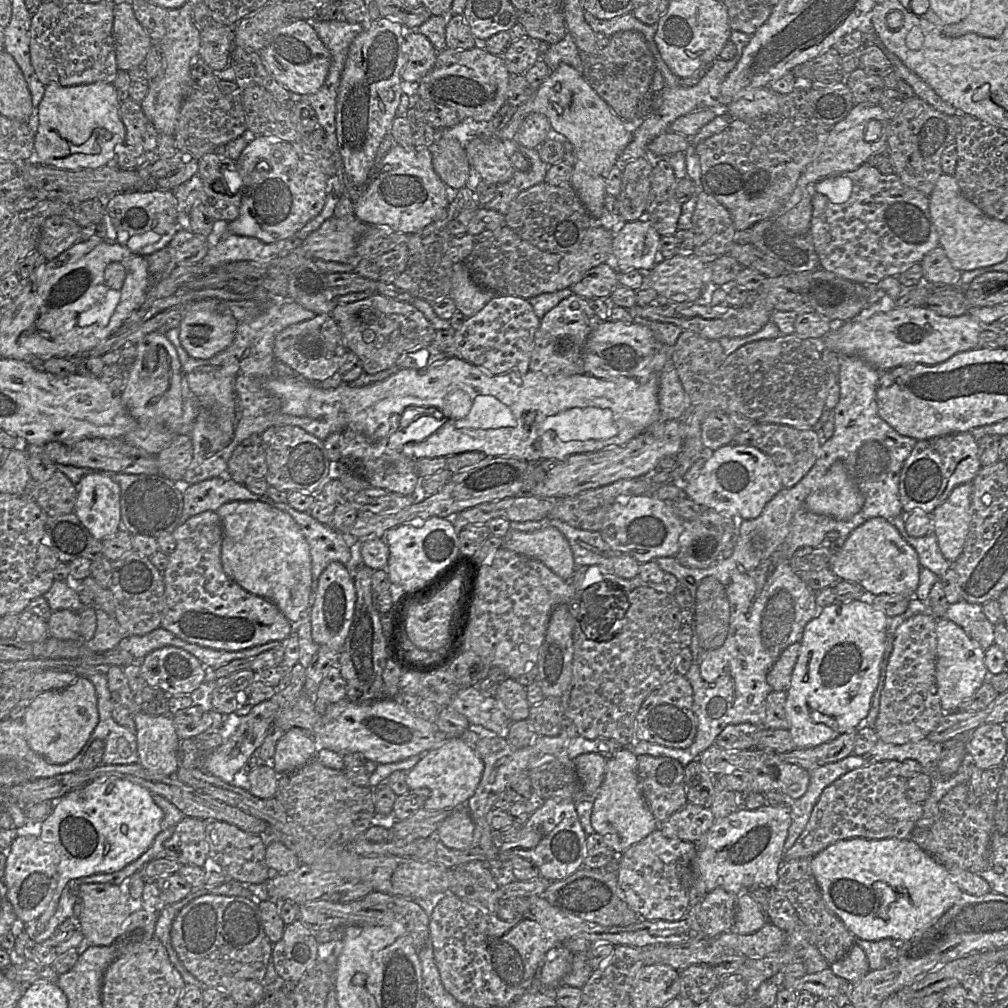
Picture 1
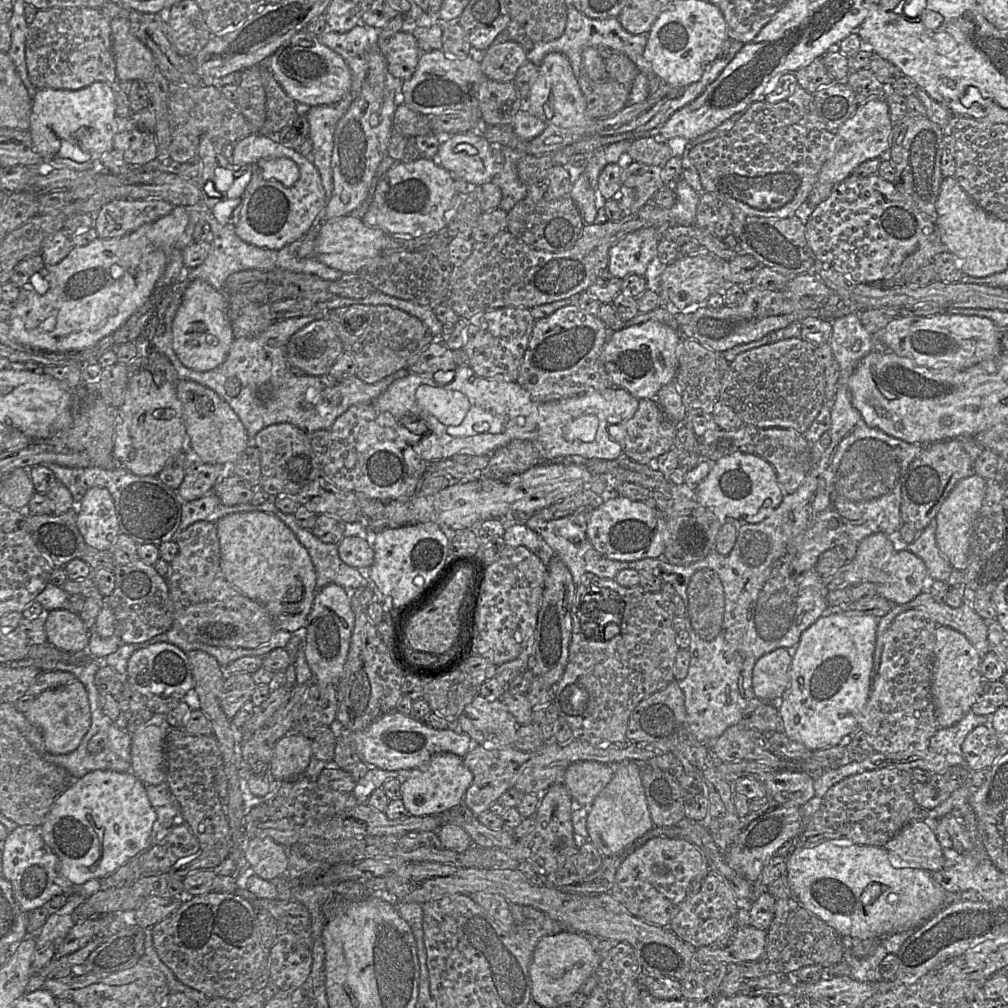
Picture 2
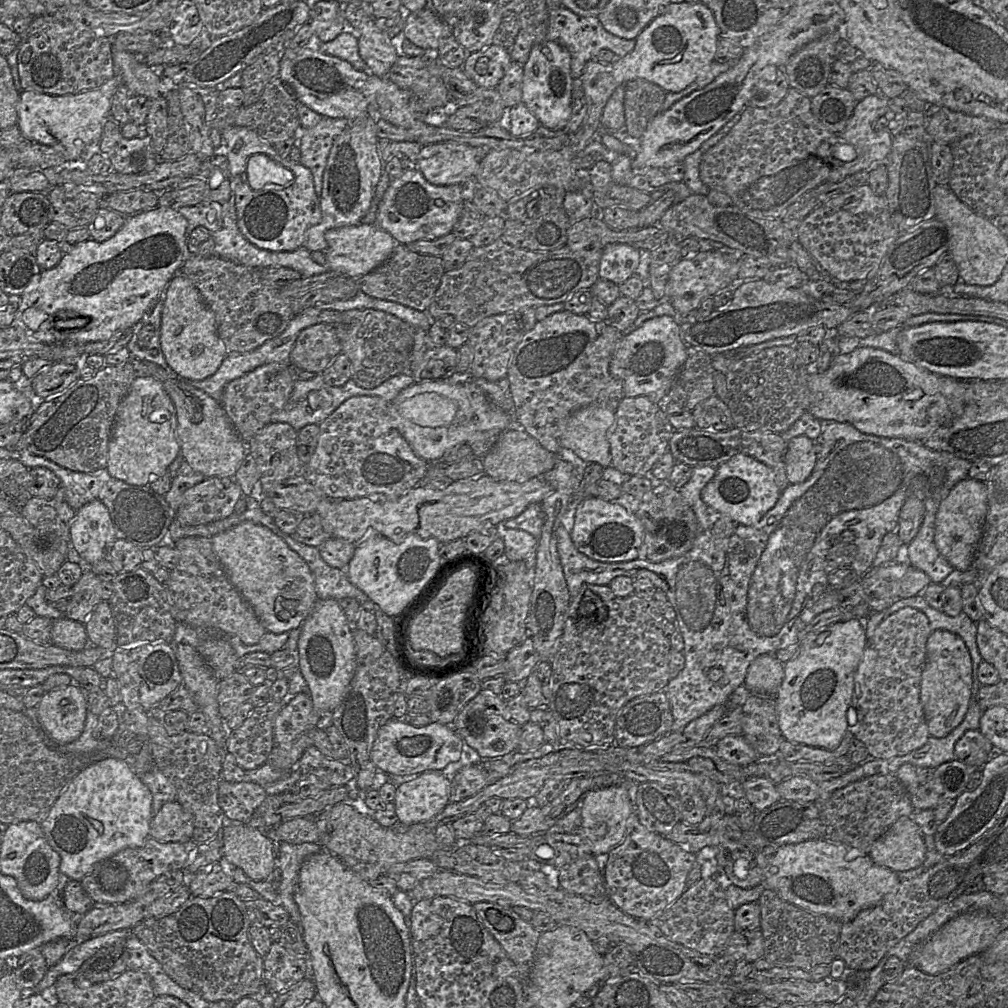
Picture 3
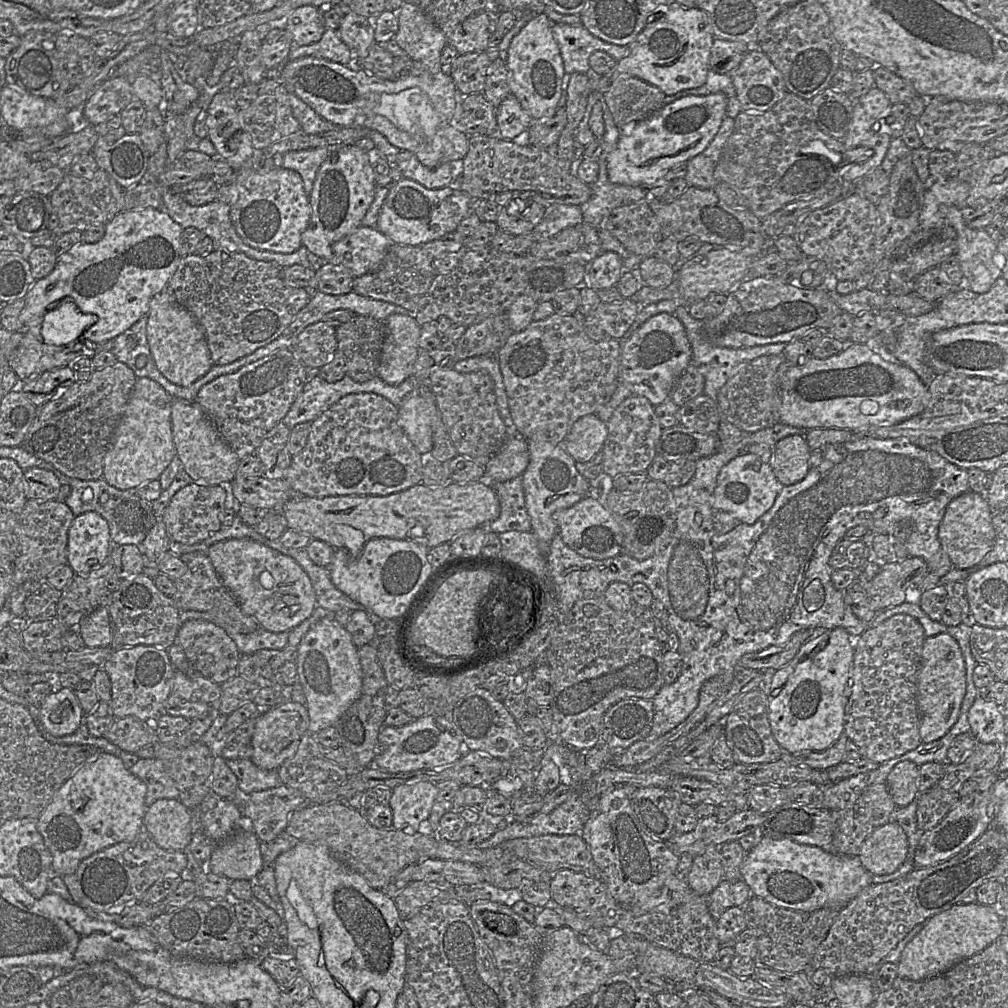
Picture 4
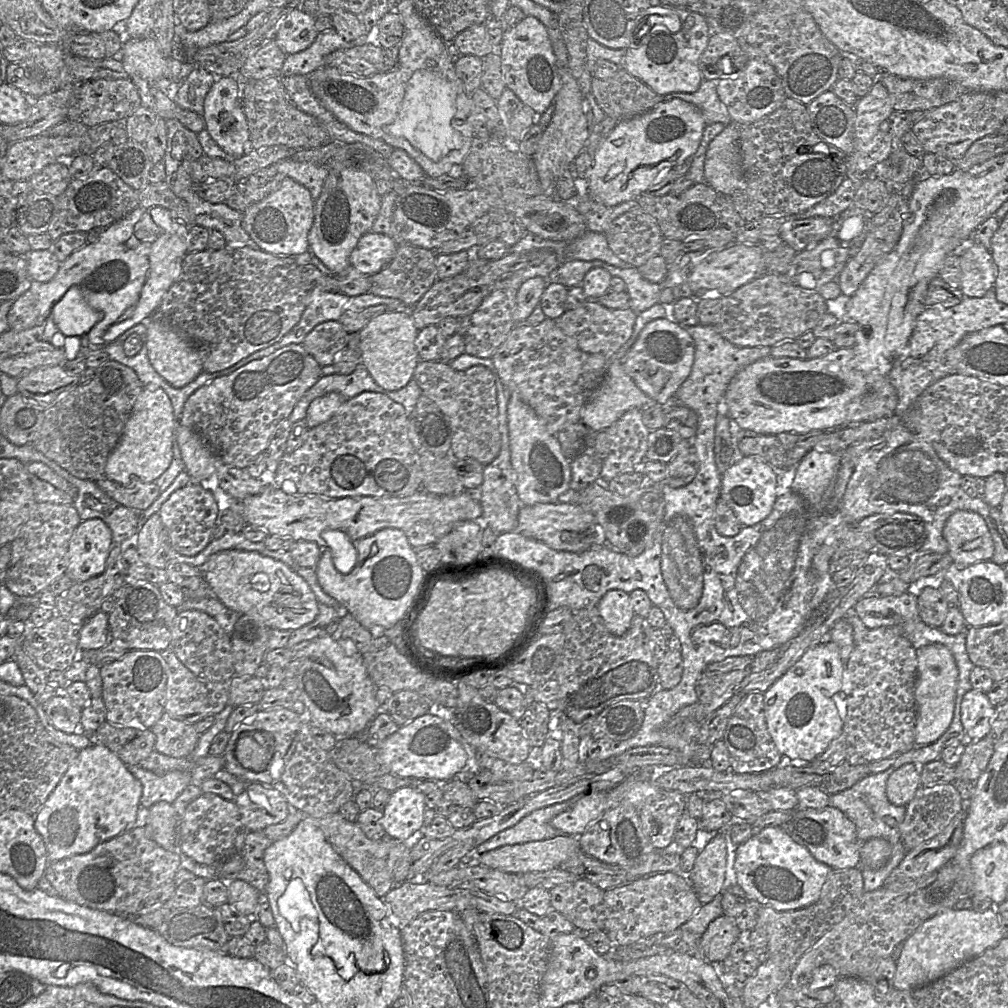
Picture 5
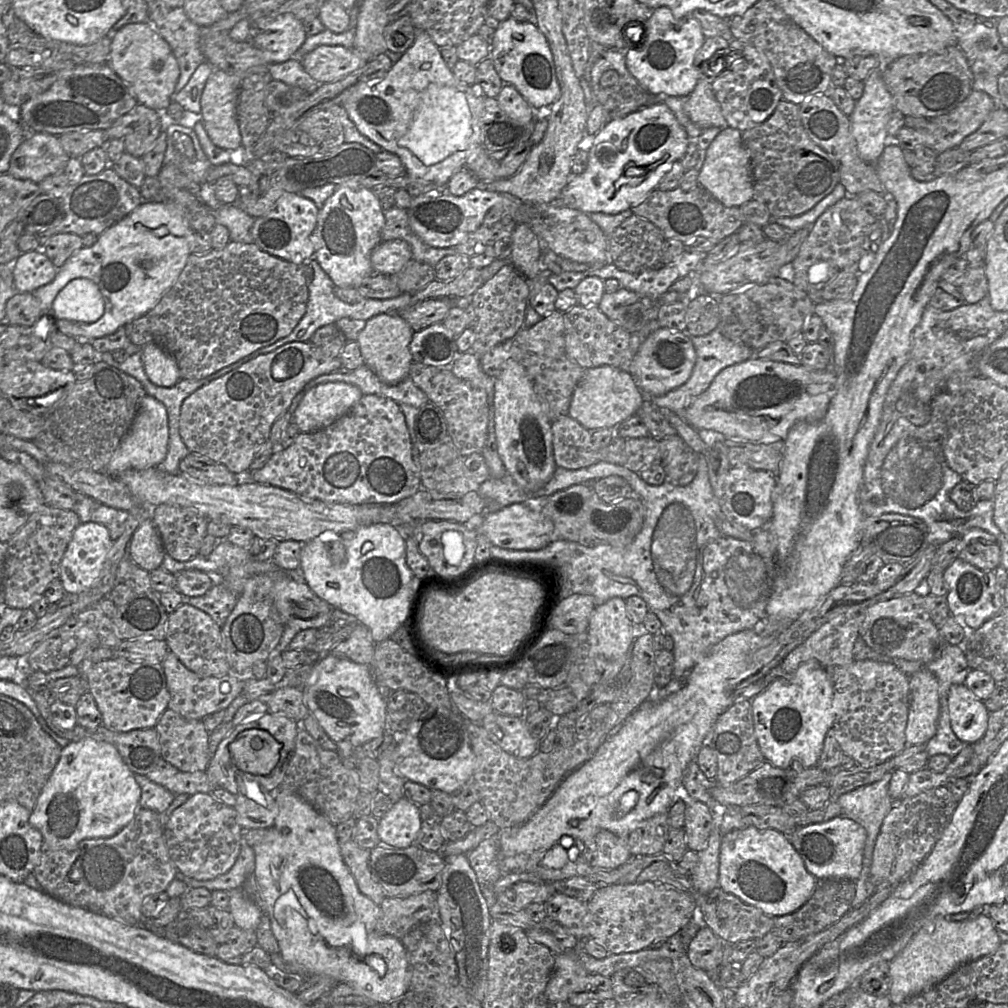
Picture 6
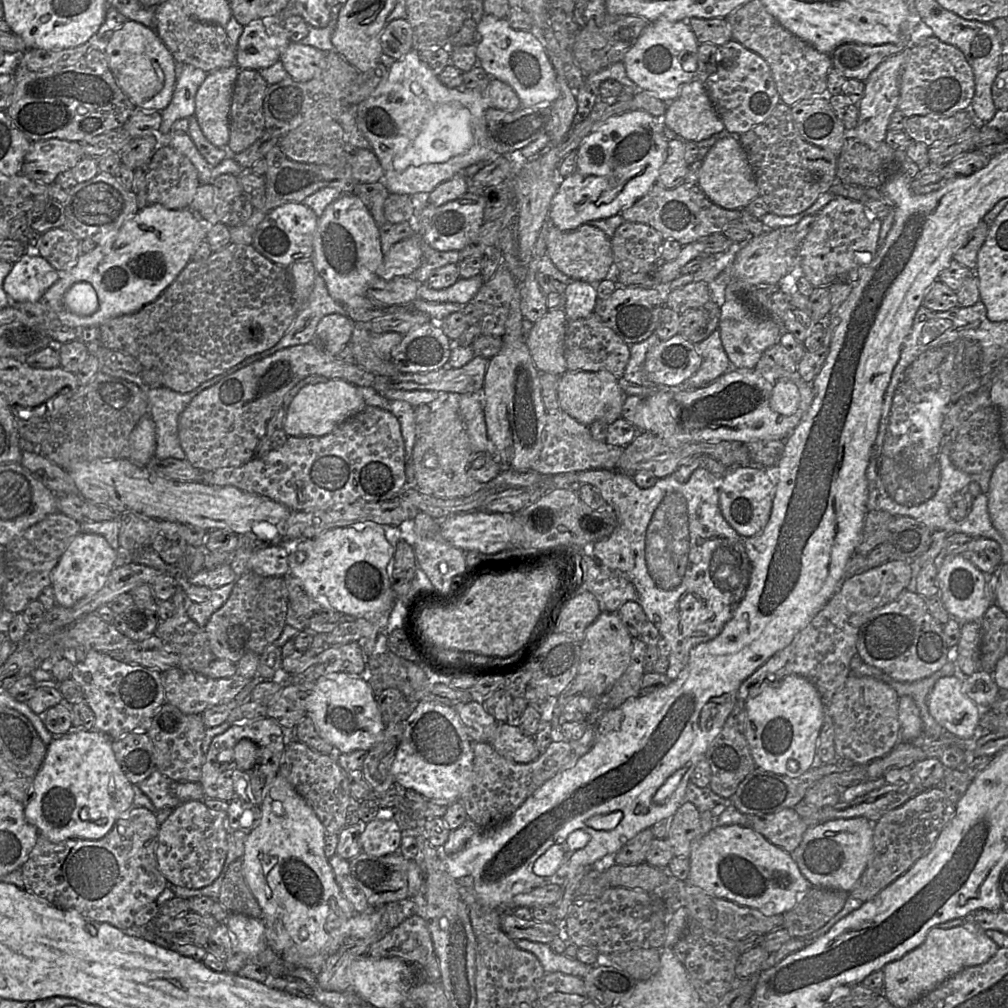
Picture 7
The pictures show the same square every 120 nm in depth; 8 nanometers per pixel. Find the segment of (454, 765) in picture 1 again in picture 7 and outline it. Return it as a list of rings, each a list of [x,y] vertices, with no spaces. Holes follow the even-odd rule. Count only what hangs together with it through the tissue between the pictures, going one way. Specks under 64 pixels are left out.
[[[373,819],[360,835],[362,852],[372,856],[398,853],[402,830],[395,819]]]

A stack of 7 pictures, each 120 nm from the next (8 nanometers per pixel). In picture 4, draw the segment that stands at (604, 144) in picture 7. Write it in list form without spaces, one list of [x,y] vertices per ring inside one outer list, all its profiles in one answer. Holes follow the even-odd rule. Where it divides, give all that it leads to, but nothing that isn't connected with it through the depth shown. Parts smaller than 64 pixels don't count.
[[[723,93],[688,95],[665,104],[644,120],[622,126],[617,146],[607,157],[609,181],[629,186],[650,184],[675,165],[689,161],[704,151],[717,134],[726,117],[727,103]]]

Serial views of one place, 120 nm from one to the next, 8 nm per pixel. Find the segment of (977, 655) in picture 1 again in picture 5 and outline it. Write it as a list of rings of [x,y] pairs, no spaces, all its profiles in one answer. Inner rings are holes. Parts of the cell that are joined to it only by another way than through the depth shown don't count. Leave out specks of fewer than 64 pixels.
[[[931,644],[918,649],[917,661],[914,742],[915,746],[926,746],[936,742],[951,725],[959,672],[951,651],[942,644]]]

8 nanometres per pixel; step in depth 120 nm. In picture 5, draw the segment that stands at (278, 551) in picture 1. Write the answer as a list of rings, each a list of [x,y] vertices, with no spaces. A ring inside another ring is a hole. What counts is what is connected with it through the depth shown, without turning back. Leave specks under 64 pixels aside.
[[[222,550],[199,567],[203,577],[224,605],[249,614],[270,629],[294,631],[315,620],[319,602],[308,583],[283,562],[253,551]]]

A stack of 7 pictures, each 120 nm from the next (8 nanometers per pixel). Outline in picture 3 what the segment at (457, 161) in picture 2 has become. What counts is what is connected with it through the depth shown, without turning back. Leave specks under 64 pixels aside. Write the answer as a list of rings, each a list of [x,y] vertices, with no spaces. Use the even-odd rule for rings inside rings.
[[[456,142],[422,145],[415,167],[431,184],[461,184],[474,180],[479,167],[479,152],[476,147]]]

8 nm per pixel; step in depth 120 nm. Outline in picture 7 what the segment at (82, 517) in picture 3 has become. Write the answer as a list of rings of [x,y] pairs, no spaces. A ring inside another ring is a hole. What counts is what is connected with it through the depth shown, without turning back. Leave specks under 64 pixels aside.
[[[80,532],[70,542],[51,573],[56,604],[71,607],[80,599],[100,590],[114,568],[118,550],[113,549],[100,534]]]

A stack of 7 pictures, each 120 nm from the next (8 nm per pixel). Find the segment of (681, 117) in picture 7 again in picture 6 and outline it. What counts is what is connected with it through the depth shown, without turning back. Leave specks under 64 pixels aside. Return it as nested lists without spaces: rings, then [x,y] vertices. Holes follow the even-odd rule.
[[[699,80],[694,90],[687,96],[684,111],[700,129],[727,127],[710,83]]]

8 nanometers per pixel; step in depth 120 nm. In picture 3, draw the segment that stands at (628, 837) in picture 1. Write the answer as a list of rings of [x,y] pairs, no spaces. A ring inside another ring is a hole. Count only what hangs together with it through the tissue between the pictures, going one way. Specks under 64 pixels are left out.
[[[628,782],[586,792],[581,802],[581,828],[579,833],[589,843],[594,856],[608,854],[622,843],[626,835],[627,820],[635,811],[635,804],[629,796]]]

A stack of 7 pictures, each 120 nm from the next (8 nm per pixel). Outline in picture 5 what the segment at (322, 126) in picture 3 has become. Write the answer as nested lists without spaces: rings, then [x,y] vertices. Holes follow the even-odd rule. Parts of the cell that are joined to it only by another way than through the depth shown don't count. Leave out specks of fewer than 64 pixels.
[[[284,159],[275,164],[279,173],[305,186],[315,201],[319,198],[329,173],[327,166],[292,159]]]

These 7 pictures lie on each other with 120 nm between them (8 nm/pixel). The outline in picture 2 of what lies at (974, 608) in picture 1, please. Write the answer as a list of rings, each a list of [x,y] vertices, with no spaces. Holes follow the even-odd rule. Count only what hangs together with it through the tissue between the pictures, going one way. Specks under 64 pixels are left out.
[[[921,592],[912,601],[903,604],[906,610],[922,609],[930,614],[937,625],[950,627],[962,633],[983,659],[990,651],[988,644],[988,623],[982,619],[969,602],[957,608],[935,602],[929,592]]]

